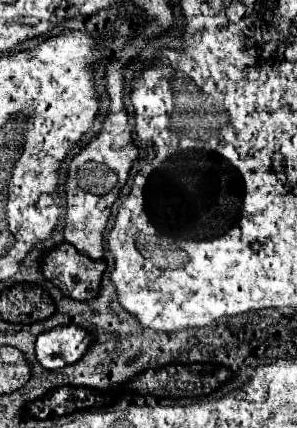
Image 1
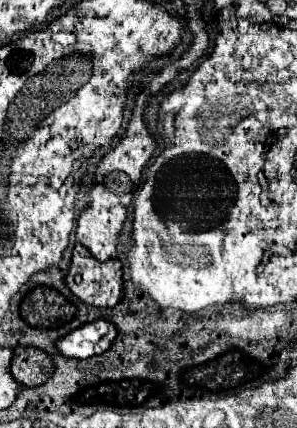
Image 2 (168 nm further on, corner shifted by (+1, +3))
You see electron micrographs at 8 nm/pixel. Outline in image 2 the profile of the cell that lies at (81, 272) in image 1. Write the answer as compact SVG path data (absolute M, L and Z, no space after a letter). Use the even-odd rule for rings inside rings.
M77 243L71 265L65 273L65 285L87 305L113 307L123 295L121 263L117 259L101 263L93 259L81 243Z

